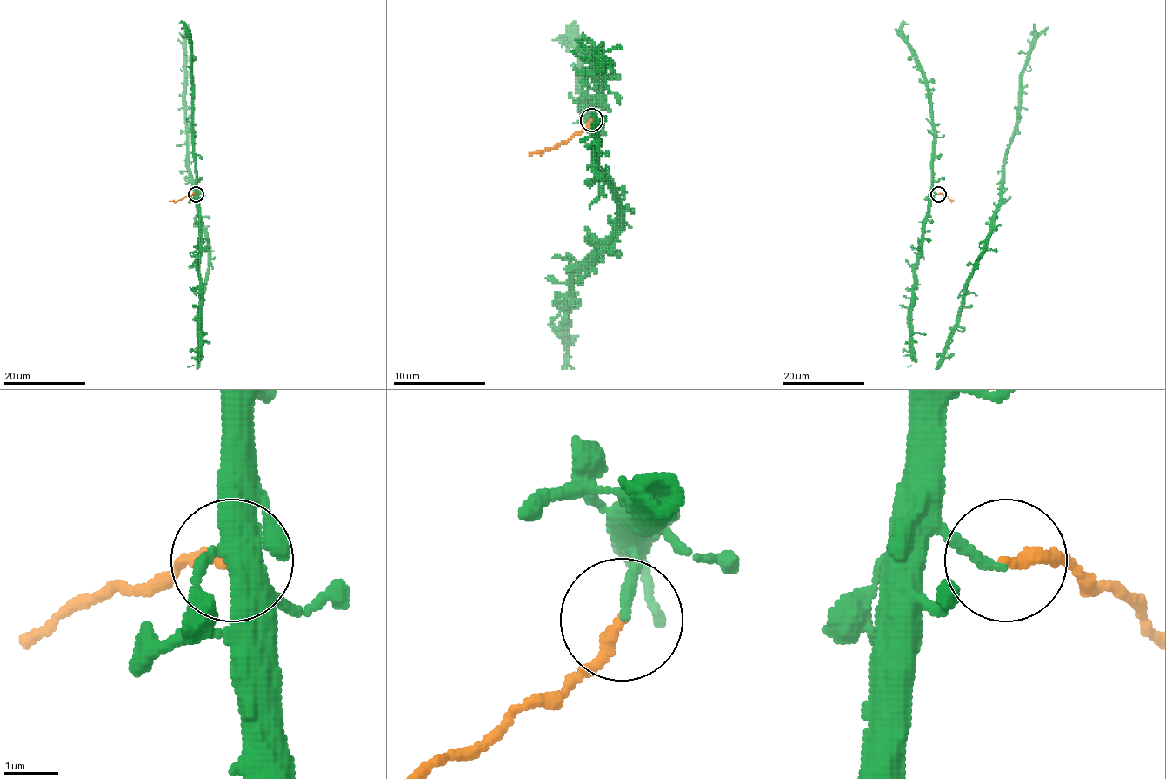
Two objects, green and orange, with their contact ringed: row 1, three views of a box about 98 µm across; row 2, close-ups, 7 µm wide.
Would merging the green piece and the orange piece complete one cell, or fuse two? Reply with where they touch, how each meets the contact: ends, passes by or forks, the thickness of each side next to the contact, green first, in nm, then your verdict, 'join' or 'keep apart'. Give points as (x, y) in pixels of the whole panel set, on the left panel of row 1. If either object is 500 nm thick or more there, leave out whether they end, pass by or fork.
(196, 194) | green ends | orange ends | 180/220 nm | keep apart

